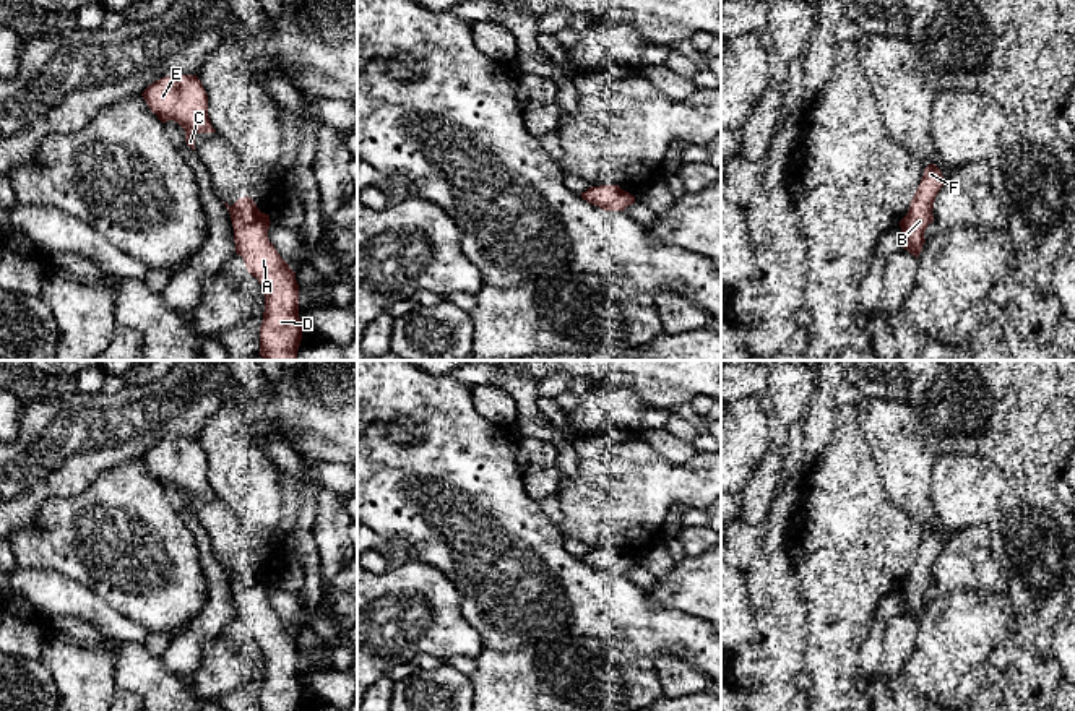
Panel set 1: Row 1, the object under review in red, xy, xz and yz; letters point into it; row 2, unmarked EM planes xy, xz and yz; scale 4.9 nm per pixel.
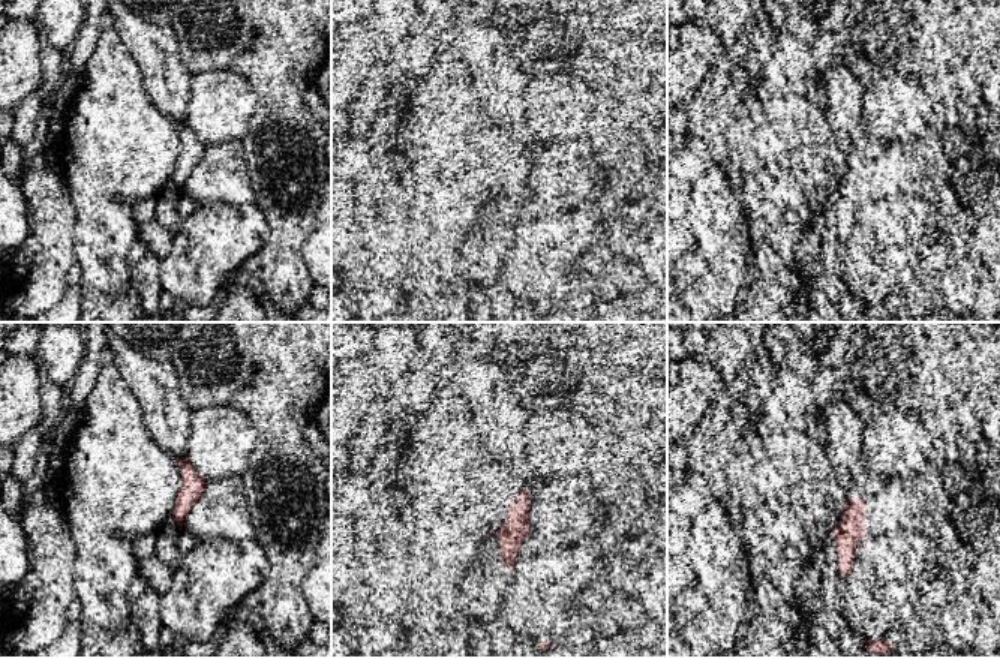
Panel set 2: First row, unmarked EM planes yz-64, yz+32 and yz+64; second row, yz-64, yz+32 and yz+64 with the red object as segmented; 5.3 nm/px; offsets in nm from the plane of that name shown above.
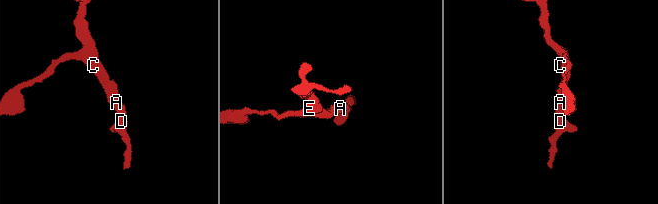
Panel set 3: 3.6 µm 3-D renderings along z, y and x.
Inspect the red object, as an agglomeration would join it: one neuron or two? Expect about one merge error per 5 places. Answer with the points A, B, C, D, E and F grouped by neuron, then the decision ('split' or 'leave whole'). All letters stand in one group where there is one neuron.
A B C D E F; leave whole

